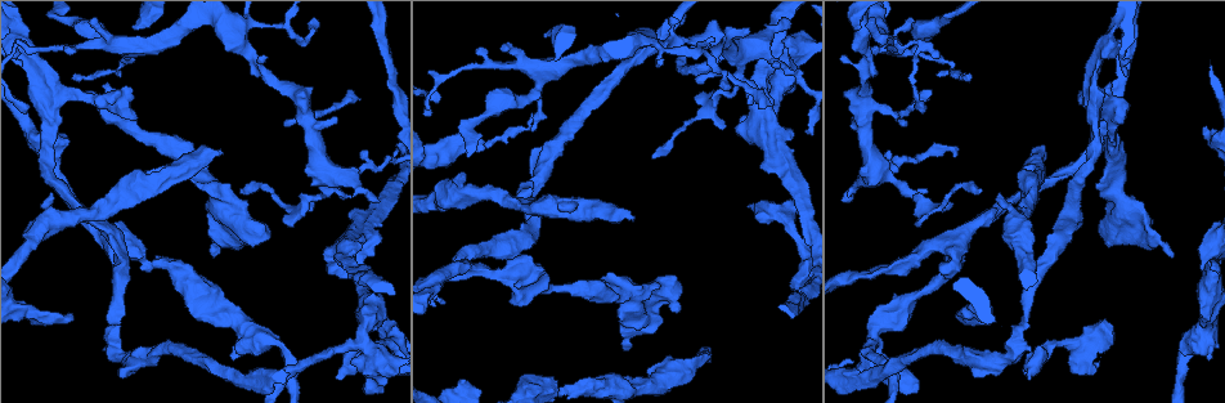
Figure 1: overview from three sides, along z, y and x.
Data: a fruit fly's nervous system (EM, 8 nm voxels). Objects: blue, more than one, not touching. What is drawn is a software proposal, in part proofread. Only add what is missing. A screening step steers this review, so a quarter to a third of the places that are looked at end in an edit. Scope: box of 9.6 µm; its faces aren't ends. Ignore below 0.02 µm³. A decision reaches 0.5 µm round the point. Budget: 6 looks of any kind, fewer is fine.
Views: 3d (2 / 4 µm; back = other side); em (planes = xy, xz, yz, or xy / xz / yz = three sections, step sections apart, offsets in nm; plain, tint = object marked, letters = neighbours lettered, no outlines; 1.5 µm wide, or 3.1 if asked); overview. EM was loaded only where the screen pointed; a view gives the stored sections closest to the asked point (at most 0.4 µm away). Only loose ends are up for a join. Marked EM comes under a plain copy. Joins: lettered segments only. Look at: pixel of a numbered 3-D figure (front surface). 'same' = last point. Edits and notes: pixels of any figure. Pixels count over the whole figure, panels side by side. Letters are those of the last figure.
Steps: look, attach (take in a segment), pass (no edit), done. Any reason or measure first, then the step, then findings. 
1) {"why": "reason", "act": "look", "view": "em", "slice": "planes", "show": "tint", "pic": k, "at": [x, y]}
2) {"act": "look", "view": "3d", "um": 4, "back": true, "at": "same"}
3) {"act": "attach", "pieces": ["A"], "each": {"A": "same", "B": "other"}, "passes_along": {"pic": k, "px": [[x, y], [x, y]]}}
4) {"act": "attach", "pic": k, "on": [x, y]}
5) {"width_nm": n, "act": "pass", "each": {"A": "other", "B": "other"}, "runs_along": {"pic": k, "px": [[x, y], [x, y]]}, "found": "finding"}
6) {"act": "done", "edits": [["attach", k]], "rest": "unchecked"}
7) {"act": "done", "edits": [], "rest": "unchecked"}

{"why": "an open end", "act": "look", "view": "3d", "um": 4, "pic": 1, "at": [335, 378]}

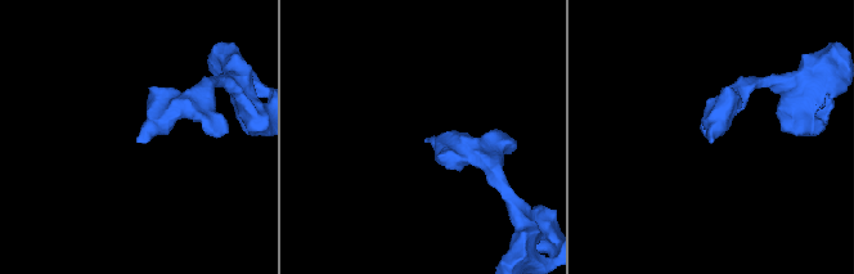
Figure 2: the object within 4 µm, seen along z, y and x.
{"act": "look", "view": "em", "slice": "planes", "show": "letters", "pic": 2, "at": [708, 138]}

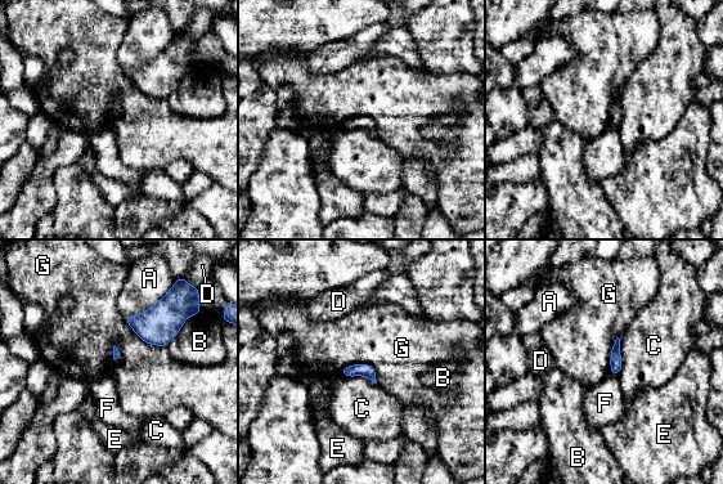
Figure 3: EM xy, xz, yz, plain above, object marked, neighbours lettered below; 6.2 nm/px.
{"act": "pass", "each": {"A": "other", "B": "other", "C": "other", "D": "other", "E": "other", "F": "other", "G": "other"}, "border": {"pic": 3, "px": [[340, 373], [369, 364], [377, 382]]}, "found": "none of them fits"}

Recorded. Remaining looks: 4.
{"why": "thick end", "act": "look", "view": "em", "slice": "planes", "show": "letters", "pic": 1, "at": [1097, 183]}

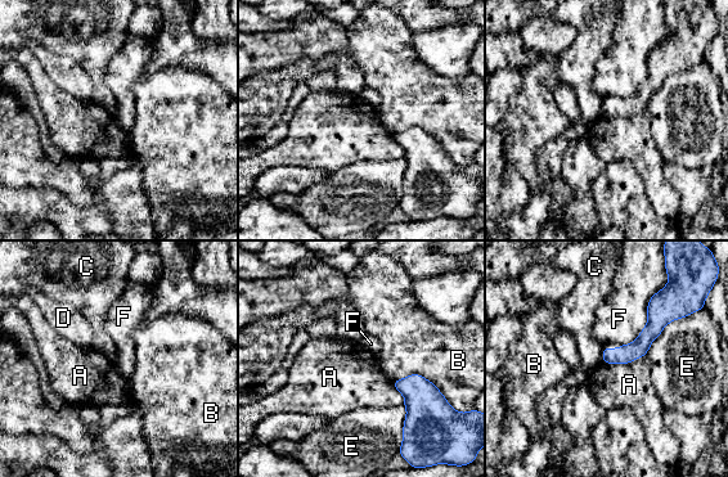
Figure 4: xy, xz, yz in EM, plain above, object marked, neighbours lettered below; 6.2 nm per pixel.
{"act": "pass", "each": {"A": "other", "B": "other", "C": "other", "D": "other", "E": "other", "F": "other"}, "runs_along": {"pic": 4, "px": [[674, 309], [630, 352], [605, 358]]}, "found": "no lettered segment goes on from it"}

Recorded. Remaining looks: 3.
{"why": "an open end", "act": "look", "view": "3d", "um": 4, "pic": 1, "at": [213, 253]}

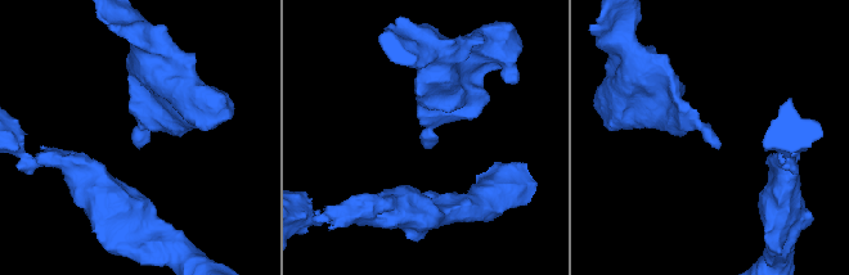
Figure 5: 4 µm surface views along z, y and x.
{"act": "look", "view": "em", "slice": "planes", "show": "letters", "pic": 5, "at": [427, 147]}

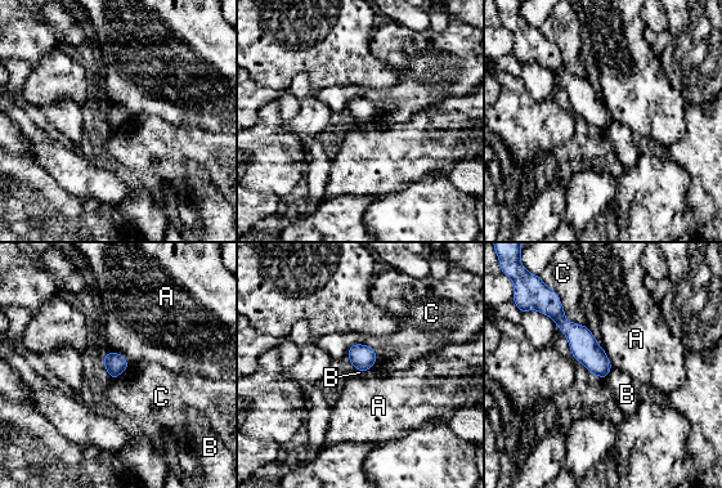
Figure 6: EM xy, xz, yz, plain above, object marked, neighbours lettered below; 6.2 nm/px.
{"longest_contact_nm": ["C", 300], "act": "pass", "each": {"A": "other", "B": "other", "C": "other"}, "found": "no lettered segment goes on from it"}

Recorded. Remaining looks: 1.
{"act": "done", "edits": [], "rest": "unchecked"}

